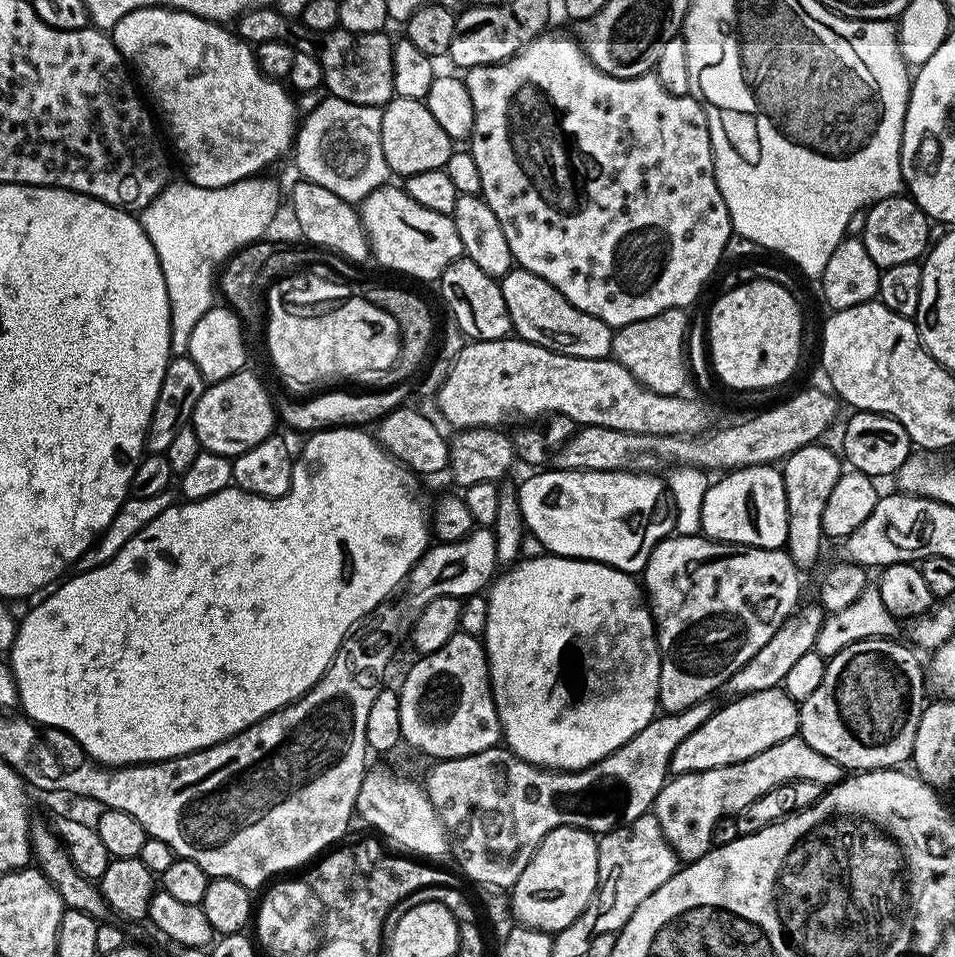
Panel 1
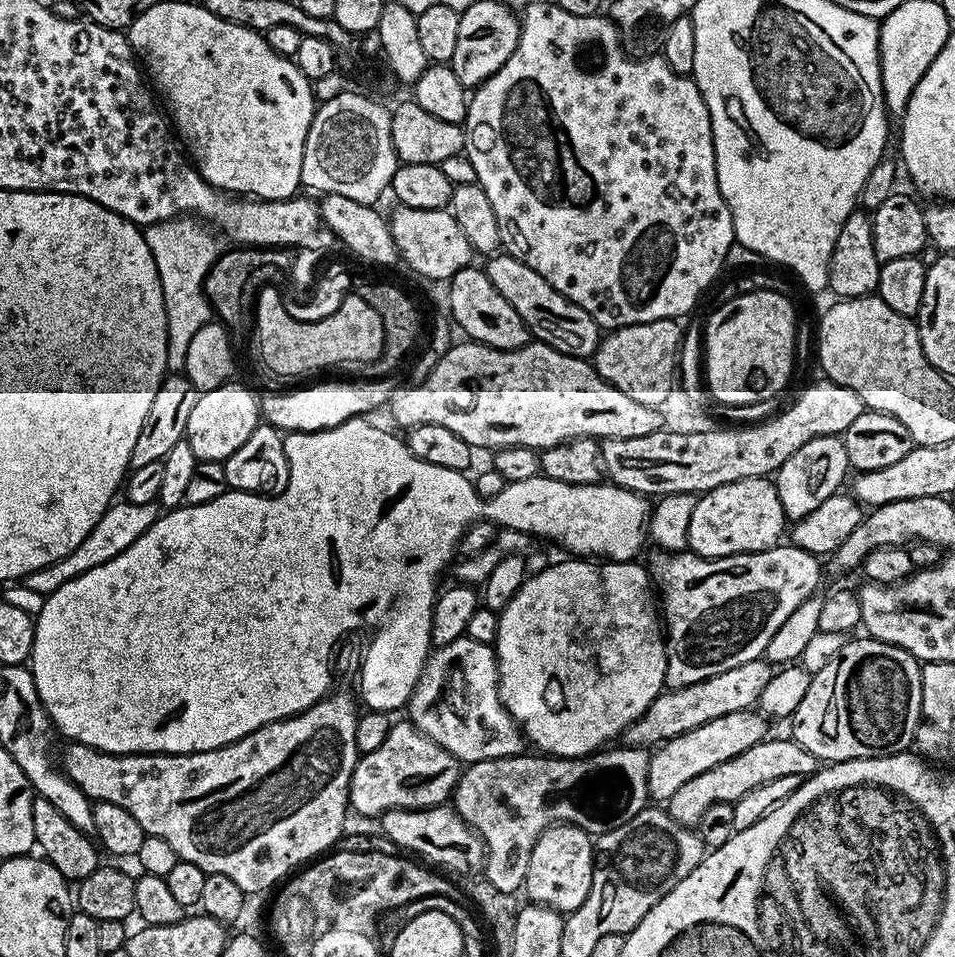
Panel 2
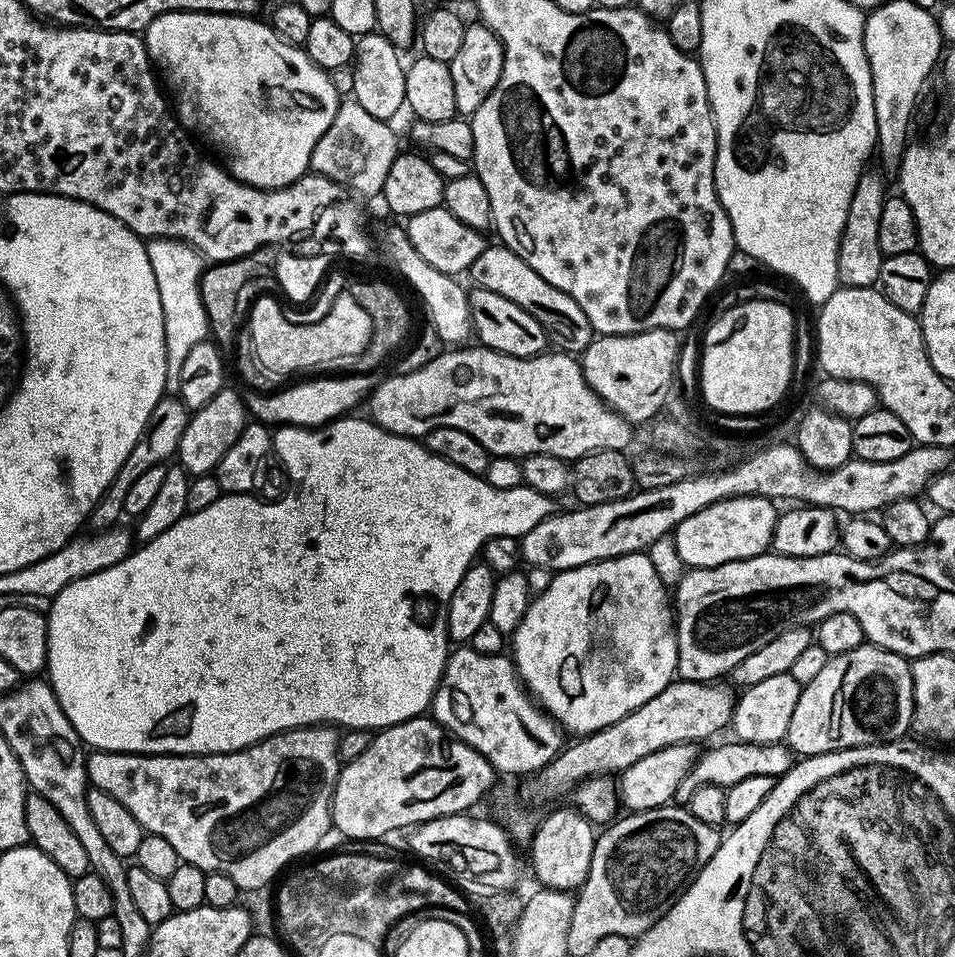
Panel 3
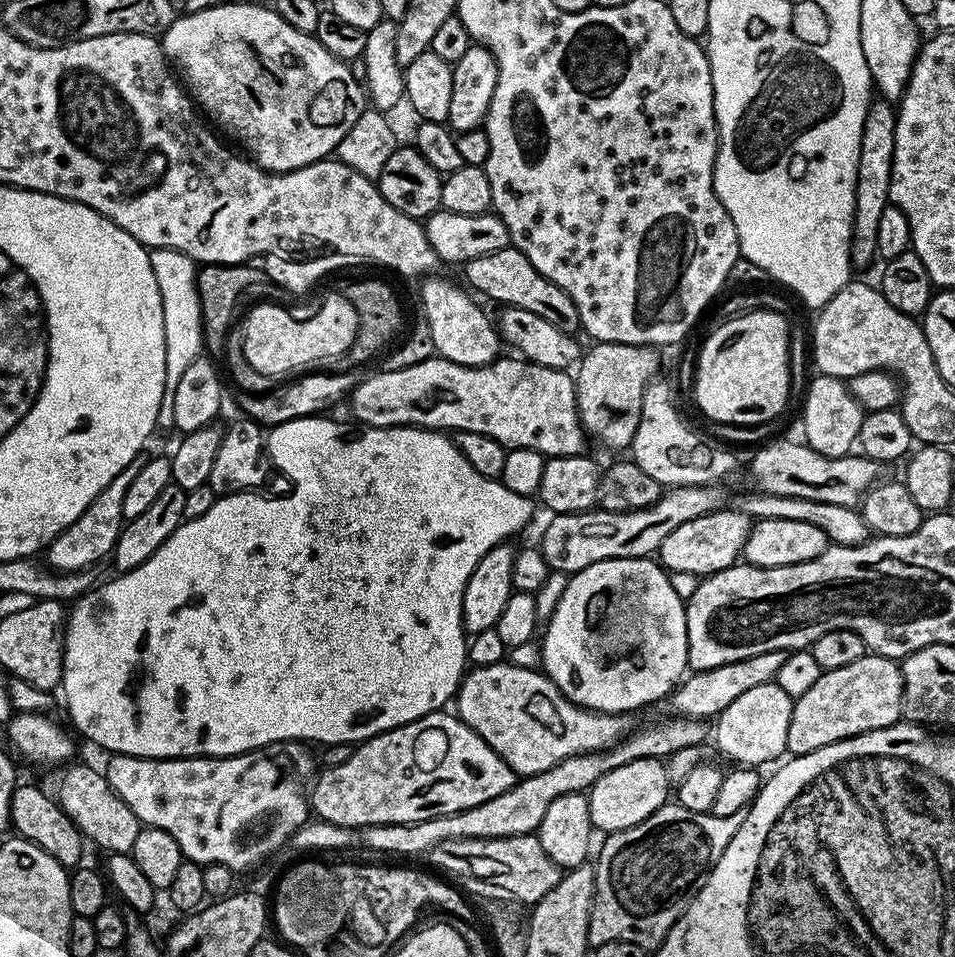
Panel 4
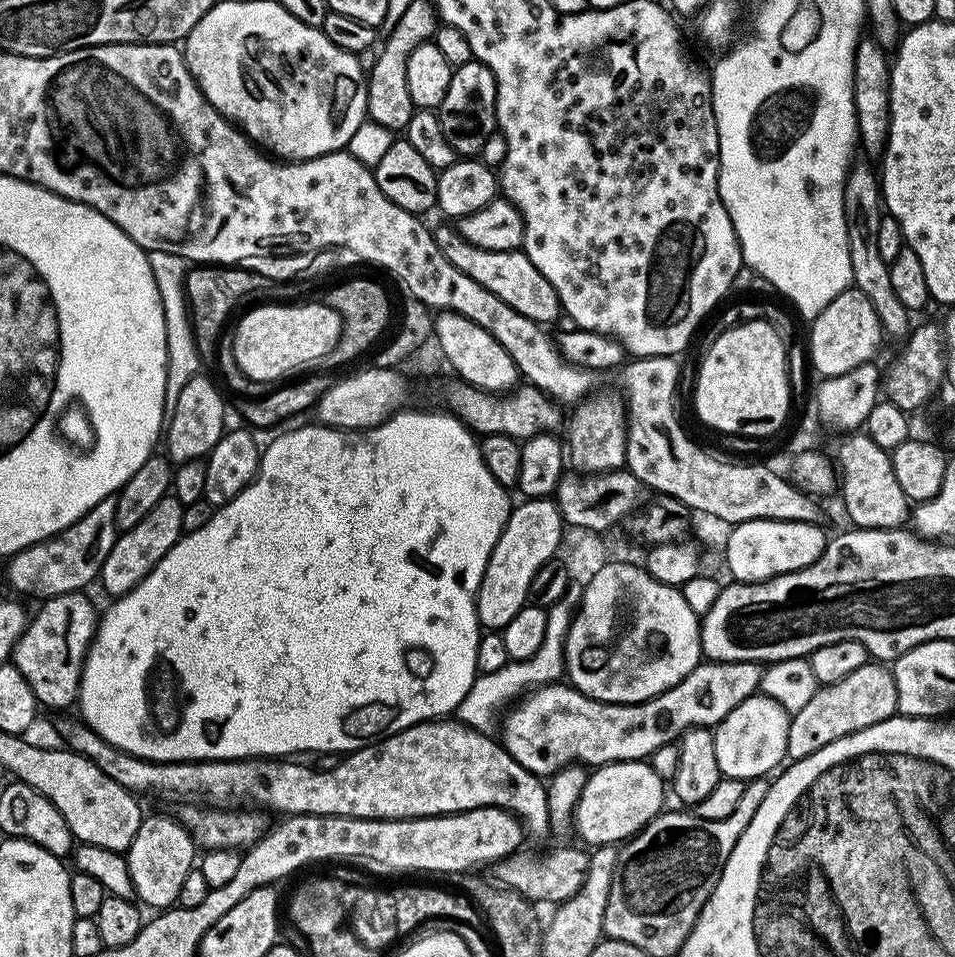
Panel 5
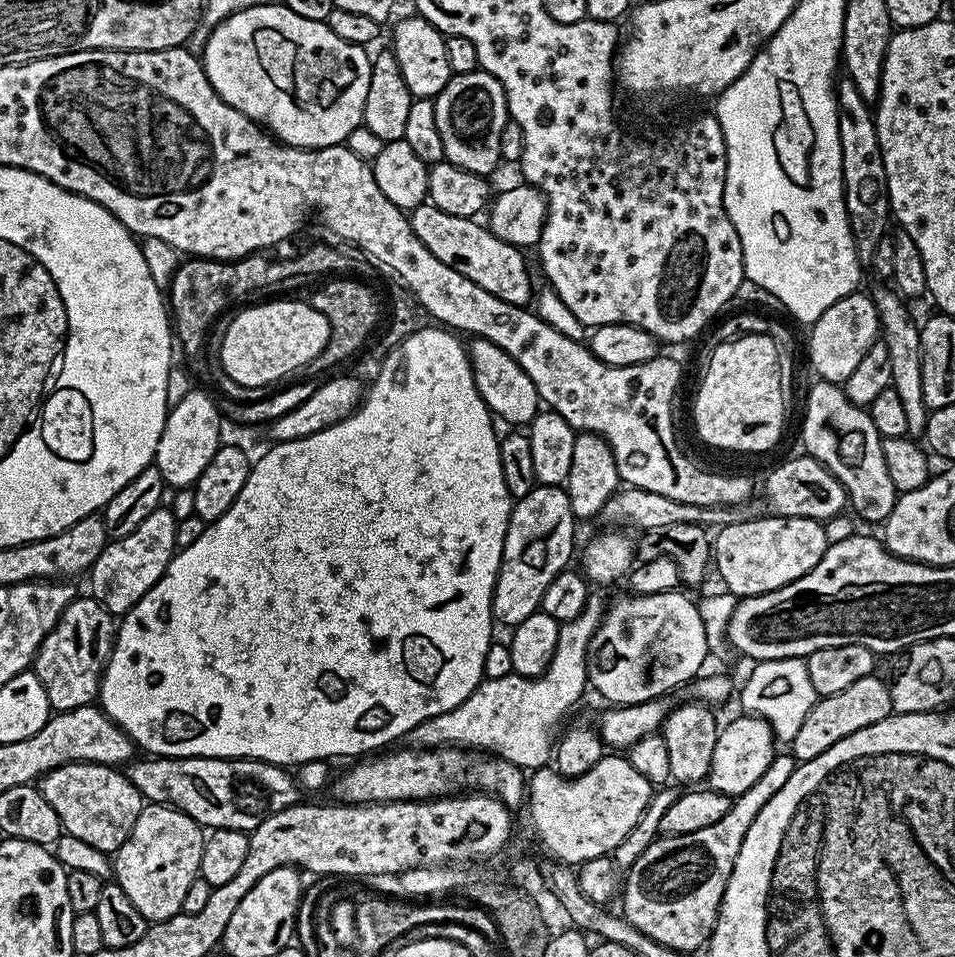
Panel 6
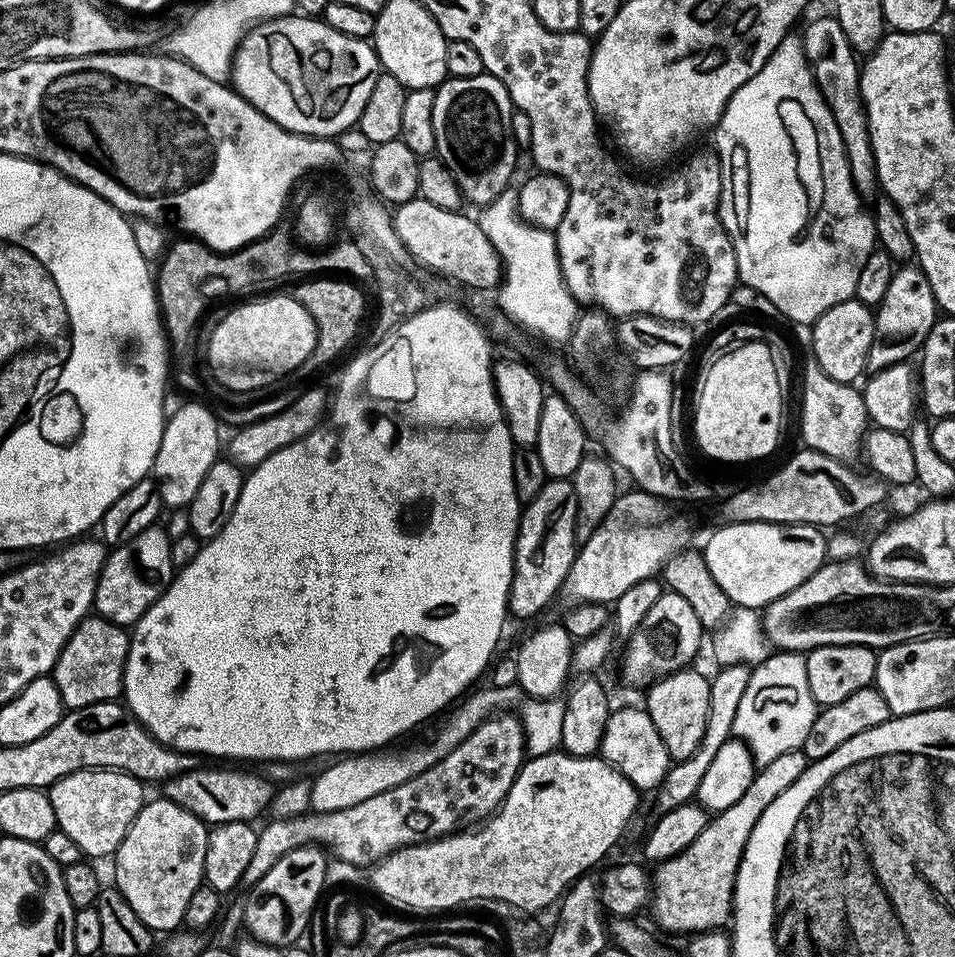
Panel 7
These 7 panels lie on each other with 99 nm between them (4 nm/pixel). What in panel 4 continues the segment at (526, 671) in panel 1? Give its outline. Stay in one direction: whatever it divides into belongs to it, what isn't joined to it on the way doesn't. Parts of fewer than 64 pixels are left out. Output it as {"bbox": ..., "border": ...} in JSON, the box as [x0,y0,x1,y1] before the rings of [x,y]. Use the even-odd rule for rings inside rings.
{"bbox":[538,558,689,714],"border":[[[641,558],[639,560],[603,560],[594,562],[594,566],[586,566],[580,572],[571,573],[568,585],[562,590],[553,614],[542,628],[544,641],[538,644],[539,663],[544,675],[549,676],[562,690],[562,694],[570,702],[580,708],[591,708],[594,712],[615,712],[617,714],[635,713],[635,708],[643,704],[652,704],[669,695],[681,683],[682,677],[689,671],[688,667],[688,631],[686,630],[686,602],[674,590],[672,577],[655,559]]]}

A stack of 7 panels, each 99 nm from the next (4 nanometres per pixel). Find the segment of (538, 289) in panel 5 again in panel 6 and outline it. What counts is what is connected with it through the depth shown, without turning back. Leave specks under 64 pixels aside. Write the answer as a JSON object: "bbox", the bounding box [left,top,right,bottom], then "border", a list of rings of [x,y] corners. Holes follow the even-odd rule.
{"bbox":[410,202,533,306],"border":[[[431,202],[411,209],[410,219],[414,234],[418,234],[418,242],[422,242],[438,262],[446,262],[446,266],[458,270],[458,274],[482,286],[482,290],[490,290],[490,294],[494,294],[494,298],[502,298],[502,302],[524,306],[529,303],[528,299],[533,299],[532,276],[524,261],[525,253],[510,242],[502,242],[502,238],[492,233],[491,227],[484,225],[483,228],[479,219],[446,214]]]}

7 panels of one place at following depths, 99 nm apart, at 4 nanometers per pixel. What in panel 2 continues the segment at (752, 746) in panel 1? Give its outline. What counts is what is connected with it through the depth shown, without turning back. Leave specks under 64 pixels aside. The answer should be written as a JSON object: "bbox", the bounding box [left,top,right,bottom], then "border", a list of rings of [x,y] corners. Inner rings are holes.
{"bbox":[649,710,769,802],"border":[[[756,710],[722,714],[722,718],[714,718],[714,722],[706,722],[681,736],[665,740],[651,753],[649,797],[656,802],[666,802],[682,782],[690,782],[690,778],[698,778],[698,774],[714,770],[714,766],[742,754],[742,750],[750,750],[750,746],[762,742],[769,735],[767,723],[769,721]]]}

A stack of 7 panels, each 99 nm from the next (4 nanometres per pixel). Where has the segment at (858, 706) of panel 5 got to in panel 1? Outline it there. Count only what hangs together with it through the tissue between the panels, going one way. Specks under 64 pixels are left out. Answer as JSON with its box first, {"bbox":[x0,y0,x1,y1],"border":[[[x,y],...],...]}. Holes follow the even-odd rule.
{"bbox":[800,638,926,773],"border":[[[877,638],[846,646],[825,663],[824,677],[822,682],[818,682],[818,690],[800,704],[800,739],[814,746],[818,754],[826,754],[826,758],[838,762],[845,770],[861,773],[882,768],[899,769],[911,761],[918,722],[922,722],[926,703],[926,668],[920,665],[919,658],[915,656],[917,653],[907,643],[896,642],[892,638]]]}

